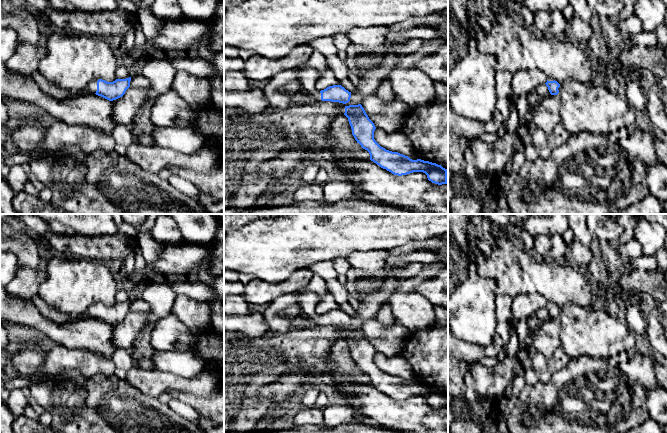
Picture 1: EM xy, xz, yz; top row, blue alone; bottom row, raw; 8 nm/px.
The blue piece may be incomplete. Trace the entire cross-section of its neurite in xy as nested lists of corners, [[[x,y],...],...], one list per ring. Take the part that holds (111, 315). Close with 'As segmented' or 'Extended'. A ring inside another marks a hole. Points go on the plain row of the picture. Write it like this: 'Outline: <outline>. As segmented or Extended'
Outline: [[[131,301],[126,303],[116,303],[113,306],[107,306],[102,303],[90,305],[86,311],[90,316],[101,320],[109,325],[122,321],[130,311]]]. Extended

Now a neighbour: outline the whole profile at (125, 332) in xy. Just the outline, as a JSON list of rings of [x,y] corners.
[[[129,311],[125,318],[113,324],[113,345],[117,349],[130,349],[150,318],[141,312]]]

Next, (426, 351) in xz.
[[[435,324],[429,330],[412,332],[399,355],[409,362],[421,384],[436,387],[448,394],[448,326]]]

